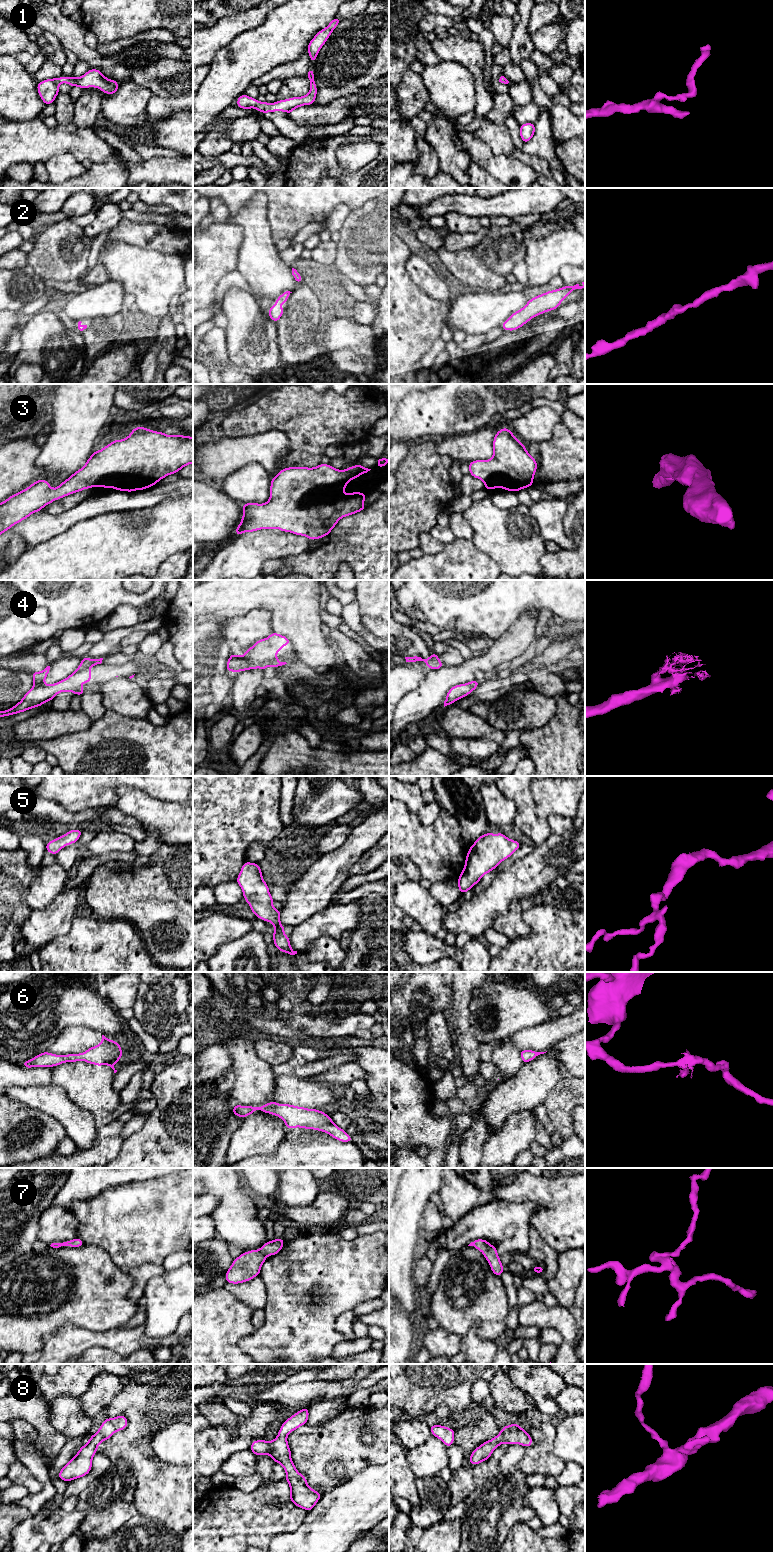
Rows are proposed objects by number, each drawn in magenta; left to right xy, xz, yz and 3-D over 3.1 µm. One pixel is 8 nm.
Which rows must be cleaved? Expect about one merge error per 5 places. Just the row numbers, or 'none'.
3

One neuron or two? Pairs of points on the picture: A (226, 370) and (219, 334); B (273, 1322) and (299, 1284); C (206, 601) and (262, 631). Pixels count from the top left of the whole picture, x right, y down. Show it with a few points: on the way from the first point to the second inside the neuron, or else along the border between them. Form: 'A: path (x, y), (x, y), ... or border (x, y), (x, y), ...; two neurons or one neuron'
A: path (222, 361), (219, 355), (219, 343); one neuron
B: path (282, 1313), (299, 1296), (299, 1293); one neuron
C: border (258, 608), (253, 608), (242, 615), (232, 618); two neurons

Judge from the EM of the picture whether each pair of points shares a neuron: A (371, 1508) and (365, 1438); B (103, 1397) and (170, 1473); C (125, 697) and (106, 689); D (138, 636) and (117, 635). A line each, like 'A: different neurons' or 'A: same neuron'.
A: different neurons
B: different neurons
C: same neuron
D: different neurons

